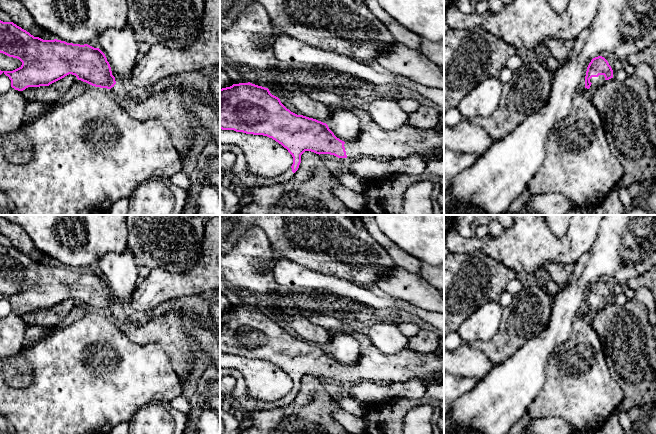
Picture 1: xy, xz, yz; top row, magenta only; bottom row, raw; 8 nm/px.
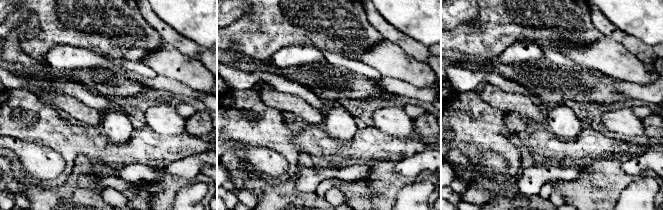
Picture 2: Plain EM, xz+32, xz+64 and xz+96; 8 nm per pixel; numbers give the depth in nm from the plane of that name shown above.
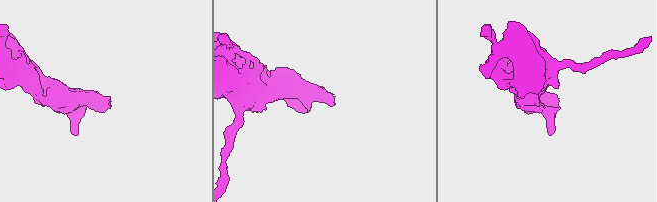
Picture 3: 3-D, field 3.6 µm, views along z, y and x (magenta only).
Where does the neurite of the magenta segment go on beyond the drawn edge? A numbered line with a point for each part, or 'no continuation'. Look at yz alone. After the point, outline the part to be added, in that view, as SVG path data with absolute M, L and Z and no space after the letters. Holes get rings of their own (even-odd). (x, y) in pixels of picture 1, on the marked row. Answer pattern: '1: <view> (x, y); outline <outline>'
1: yz (596, 81); outline M599 75L598 77L592 77L590 79L590 82L592 83L589 90L593 90L601 86L602 84L605 83L605 77L604 75Z

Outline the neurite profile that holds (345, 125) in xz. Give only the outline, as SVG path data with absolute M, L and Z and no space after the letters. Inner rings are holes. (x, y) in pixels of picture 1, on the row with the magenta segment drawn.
M335 107L327 125L334 135L344 142L352 141L360 133L360 122L351 108Z

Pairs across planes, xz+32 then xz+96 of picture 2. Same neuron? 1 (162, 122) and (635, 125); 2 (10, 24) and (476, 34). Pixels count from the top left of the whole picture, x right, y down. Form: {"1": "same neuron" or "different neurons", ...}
{"1": "same neuron", "2": "same neuron"}

